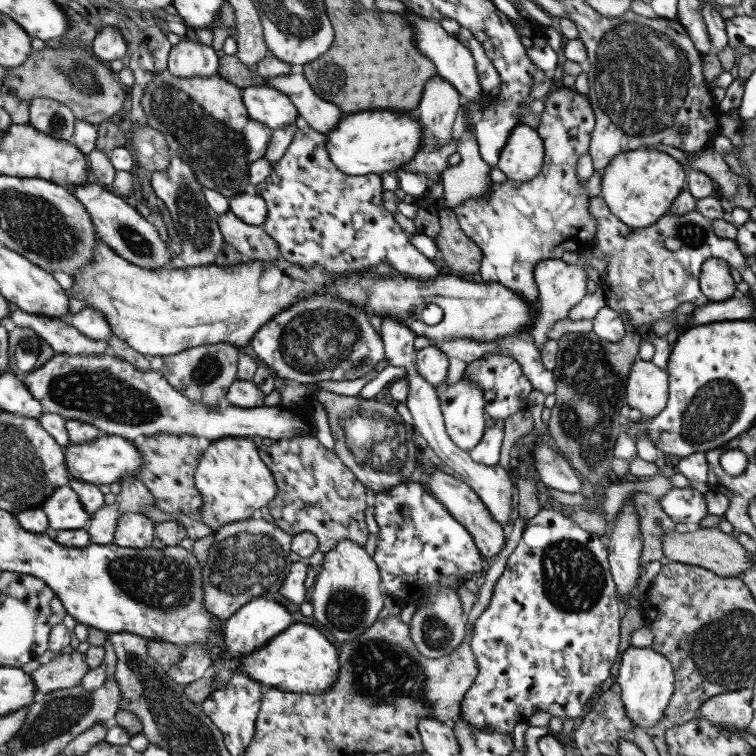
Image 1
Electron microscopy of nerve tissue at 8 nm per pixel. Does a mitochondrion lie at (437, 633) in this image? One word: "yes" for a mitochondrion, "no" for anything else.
yes

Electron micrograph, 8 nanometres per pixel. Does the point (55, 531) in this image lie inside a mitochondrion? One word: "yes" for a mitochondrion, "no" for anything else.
no

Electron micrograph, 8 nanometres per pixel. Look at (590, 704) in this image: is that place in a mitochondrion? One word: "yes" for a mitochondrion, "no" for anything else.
no

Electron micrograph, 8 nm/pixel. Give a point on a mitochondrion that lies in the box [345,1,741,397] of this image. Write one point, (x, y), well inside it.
(642, 73)

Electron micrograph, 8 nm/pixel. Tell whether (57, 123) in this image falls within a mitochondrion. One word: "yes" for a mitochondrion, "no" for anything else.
yes

